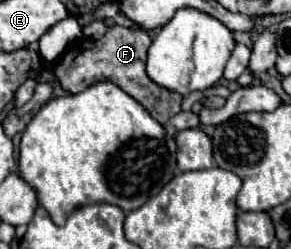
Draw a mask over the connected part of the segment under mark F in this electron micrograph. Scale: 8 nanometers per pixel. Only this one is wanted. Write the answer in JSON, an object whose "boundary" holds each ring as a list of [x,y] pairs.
{"boundary":[[[114,26],[108,28],[108,32],[100,40],[92,38],[80,38],[68,46],[62,60],[56,64],[54,72],[62,84],[62,88],[70,94],[84,92],[88,86],[100,80],[110,80],[116,86],[120,86],[126,94],[130,94],[134,100],[138,100],[160,124],[168,122],[172,116],[180,112],[182,96],[158,86],[152,82],[146,74],[146,52],[150,48],[152,40],[142,28],[122,28]]]}

